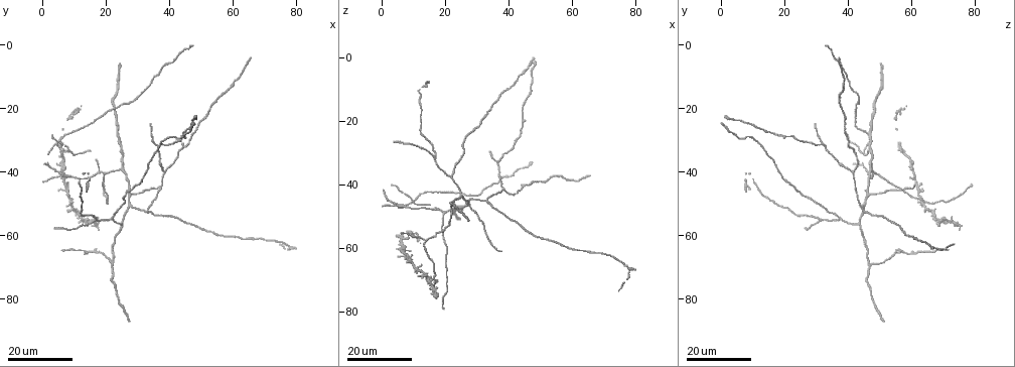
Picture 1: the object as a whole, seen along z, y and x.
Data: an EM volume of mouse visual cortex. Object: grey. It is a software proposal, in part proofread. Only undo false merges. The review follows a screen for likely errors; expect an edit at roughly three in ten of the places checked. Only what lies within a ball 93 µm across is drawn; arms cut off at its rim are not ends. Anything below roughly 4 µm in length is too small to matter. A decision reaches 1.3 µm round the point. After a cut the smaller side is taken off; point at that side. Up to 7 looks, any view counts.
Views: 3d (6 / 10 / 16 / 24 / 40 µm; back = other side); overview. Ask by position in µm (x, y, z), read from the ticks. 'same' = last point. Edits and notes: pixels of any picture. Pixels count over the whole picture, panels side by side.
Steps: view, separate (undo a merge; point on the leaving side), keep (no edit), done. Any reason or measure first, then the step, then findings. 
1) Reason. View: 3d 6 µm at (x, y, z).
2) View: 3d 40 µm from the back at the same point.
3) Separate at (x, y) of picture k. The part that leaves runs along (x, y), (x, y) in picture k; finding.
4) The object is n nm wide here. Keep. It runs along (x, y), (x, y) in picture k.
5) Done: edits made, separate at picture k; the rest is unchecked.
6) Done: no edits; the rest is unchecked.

Small branch off a trunk. View: 3d 24 µm at (5.5, 40.5, 46.0).

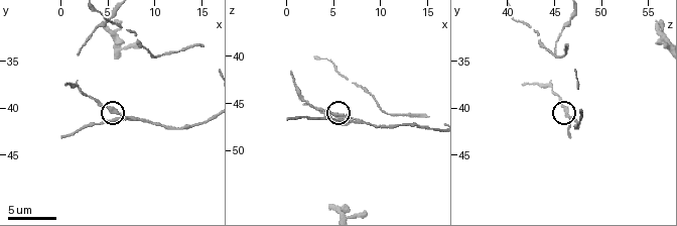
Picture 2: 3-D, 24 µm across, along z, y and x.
View: 3d 6 µm at (6.2, 41.0, 46.6).

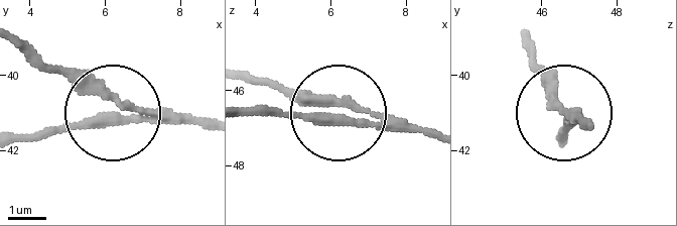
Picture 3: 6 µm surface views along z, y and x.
The object is 250 nm wide here. Keep. It runs along (427, 134), (331, 112), (245, 112) in picture 3; all the same cell.

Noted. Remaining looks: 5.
Arms part here. View: 3d 24 µm at (28.0, 47.0, 46.0).

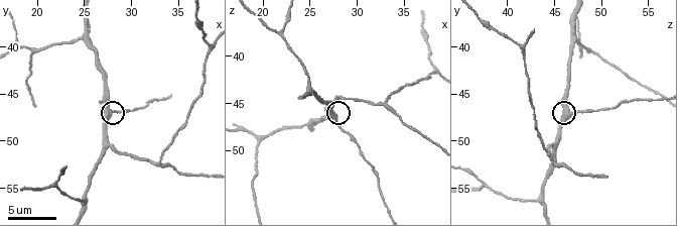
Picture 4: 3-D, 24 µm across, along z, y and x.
Closer look. View: 3d 6 µm at (27.8, 47.2, 46.8).

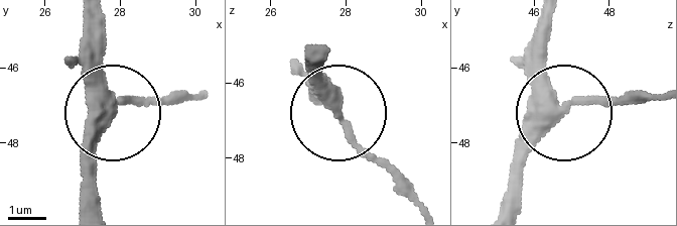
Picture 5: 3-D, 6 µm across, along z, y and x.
Keep. It runs along (546, 17), (546, 85), (556, 104), (640, 104) in picture 5; continuous, no second cell.

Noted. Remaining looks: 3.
Three-way junction. View: 3d 16 µm at (17.8, 39.8, 47.6).

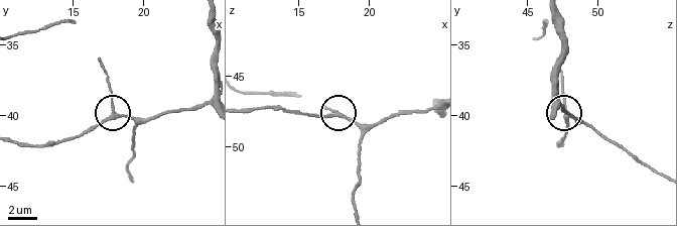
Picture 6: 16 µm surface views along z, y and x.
3 arms meet here. Keep. It runs along (154, 120), (116, 115), (109, 78) in picture 6; continuous, no second cell.

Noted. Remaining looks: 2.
Done: no edits; the rest is unchecked.

